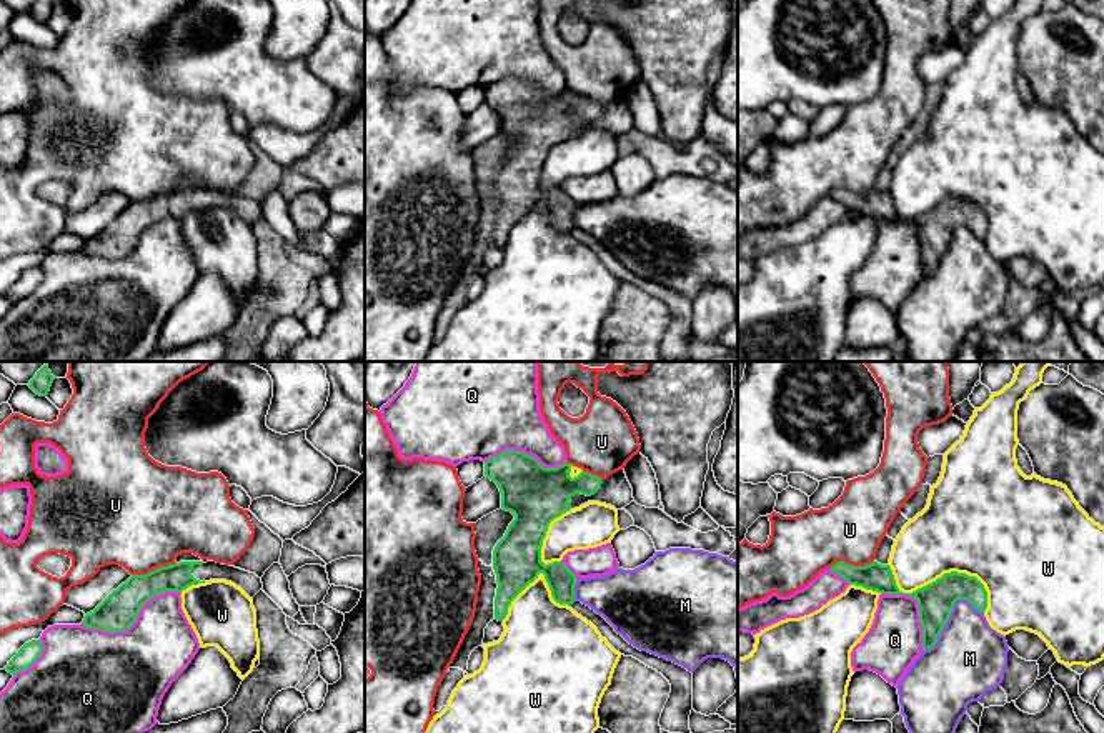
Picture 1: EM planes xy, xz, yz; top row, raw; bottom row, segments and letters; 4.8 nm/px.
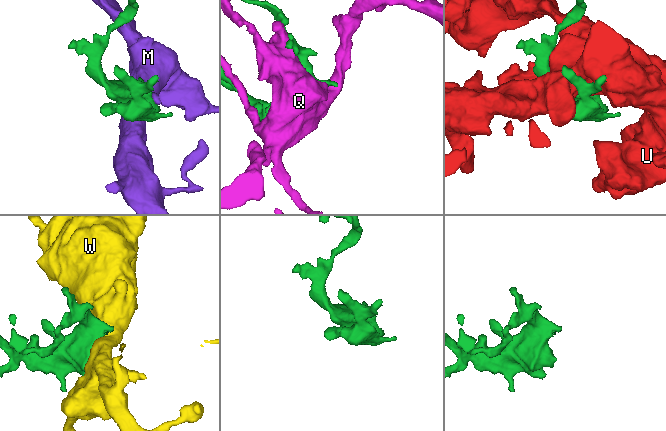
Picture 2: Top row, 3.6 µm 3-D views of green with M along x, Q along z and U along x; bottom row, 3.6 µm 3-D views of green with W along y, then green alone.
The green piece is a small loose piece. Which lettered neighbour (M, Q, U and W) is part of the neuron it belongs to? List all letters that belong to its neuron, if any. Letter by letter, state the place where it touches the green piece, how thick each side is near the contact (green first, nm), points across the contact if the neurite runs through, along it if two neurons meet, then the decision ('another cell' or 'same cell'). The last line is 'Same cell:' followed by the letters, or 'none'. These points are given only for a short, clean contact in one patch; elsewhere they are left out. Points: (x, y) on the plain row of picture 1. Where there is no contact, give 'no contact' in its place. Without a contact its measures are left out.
M: contact yz (949, 242); calibres 170 and 360 nm; another cell
Q: contact xy (134, 249); calibres 180 and 400 nm; another cell
U: contact xy (154, 197); calibres 180 and 480 nm; another cell
W: contact yz (939, 205); calibres 170 and 400 nm; another cell
Same cell: none

